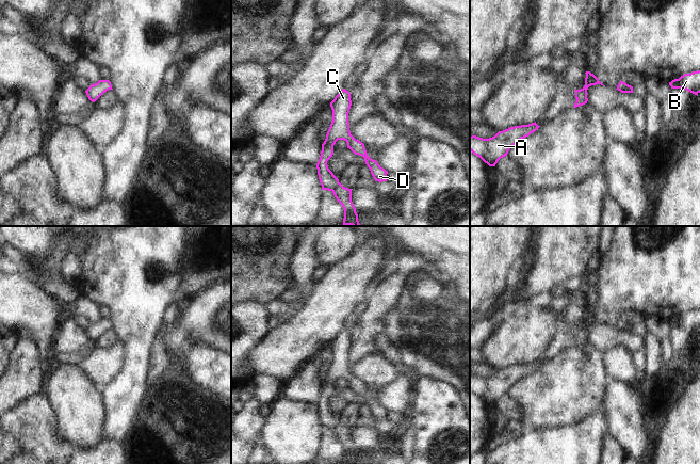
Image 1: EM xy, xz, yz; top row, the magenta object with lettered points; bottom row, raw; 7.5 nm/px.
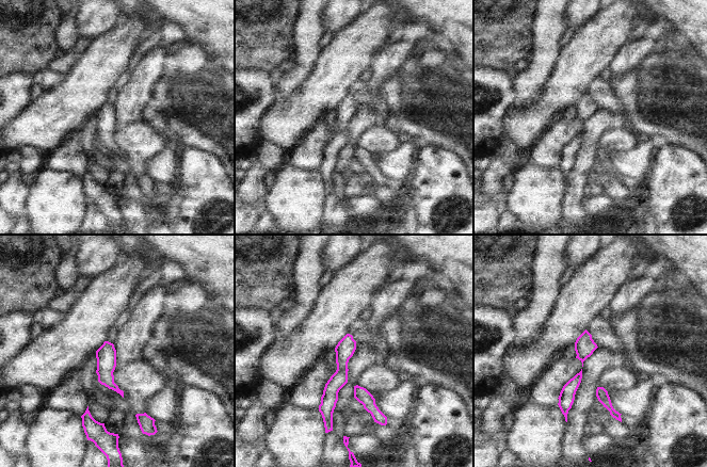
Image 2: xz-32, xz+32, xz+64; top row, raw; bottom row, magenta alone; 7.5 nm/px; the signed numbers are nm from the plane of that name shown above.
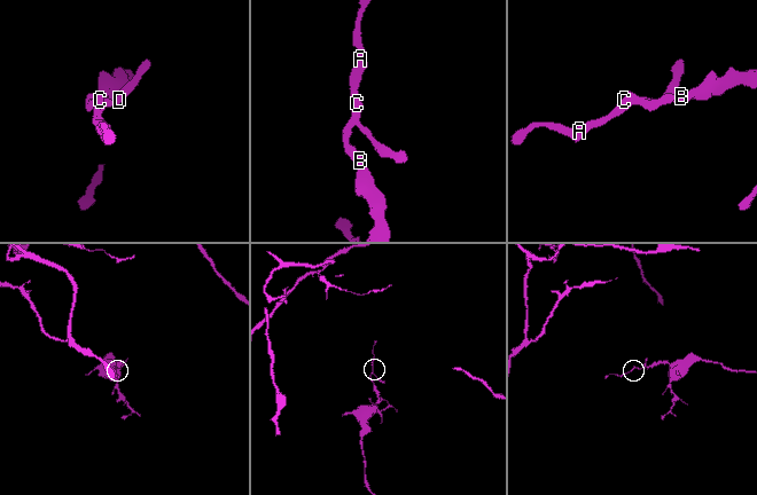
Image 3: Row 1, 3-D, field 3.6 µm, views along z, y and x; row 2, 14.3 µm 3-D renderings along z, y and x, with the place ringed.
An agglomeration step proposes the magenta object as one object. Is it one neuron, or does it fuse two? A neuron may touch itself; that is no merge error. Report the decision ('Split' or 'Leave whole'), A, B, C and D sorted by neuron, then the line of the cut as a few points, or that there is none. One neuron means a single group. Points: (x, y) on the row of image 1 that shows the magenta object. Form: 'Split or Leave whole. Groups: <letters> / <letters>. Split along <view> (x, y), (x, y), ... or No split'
Leave whole. Groups: A B C D. No split.

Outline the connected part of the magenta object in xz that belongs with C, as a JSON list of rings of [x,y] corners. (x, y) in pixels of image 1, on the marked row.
[[[343,89],[330,102],[332,122],[322,144],[322,151],[316,163],[318,175],[322,190],[331,191],[344,209],[343,225],[360,226],[356,208],[352,202],[352,189],[343,187],[339,179],[328,169],[327,161],[333,155],[333,145],[338,140],[344,140],[355,155],[362,156],[375,181],[387,181],[388,171],[382,169],[376,160],[371,159],[364,144],[356,140],[349,131],[348,113],[352,106],[351,93]]]

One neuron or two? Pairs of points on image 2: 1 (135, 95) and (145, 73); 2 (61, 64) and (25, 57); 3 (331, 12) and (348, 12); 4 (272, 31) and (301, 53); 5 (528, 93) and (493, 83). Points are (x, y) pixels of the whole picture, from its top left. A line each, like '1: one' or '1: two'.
1: one
2: two
3: one
4: two
5: two

